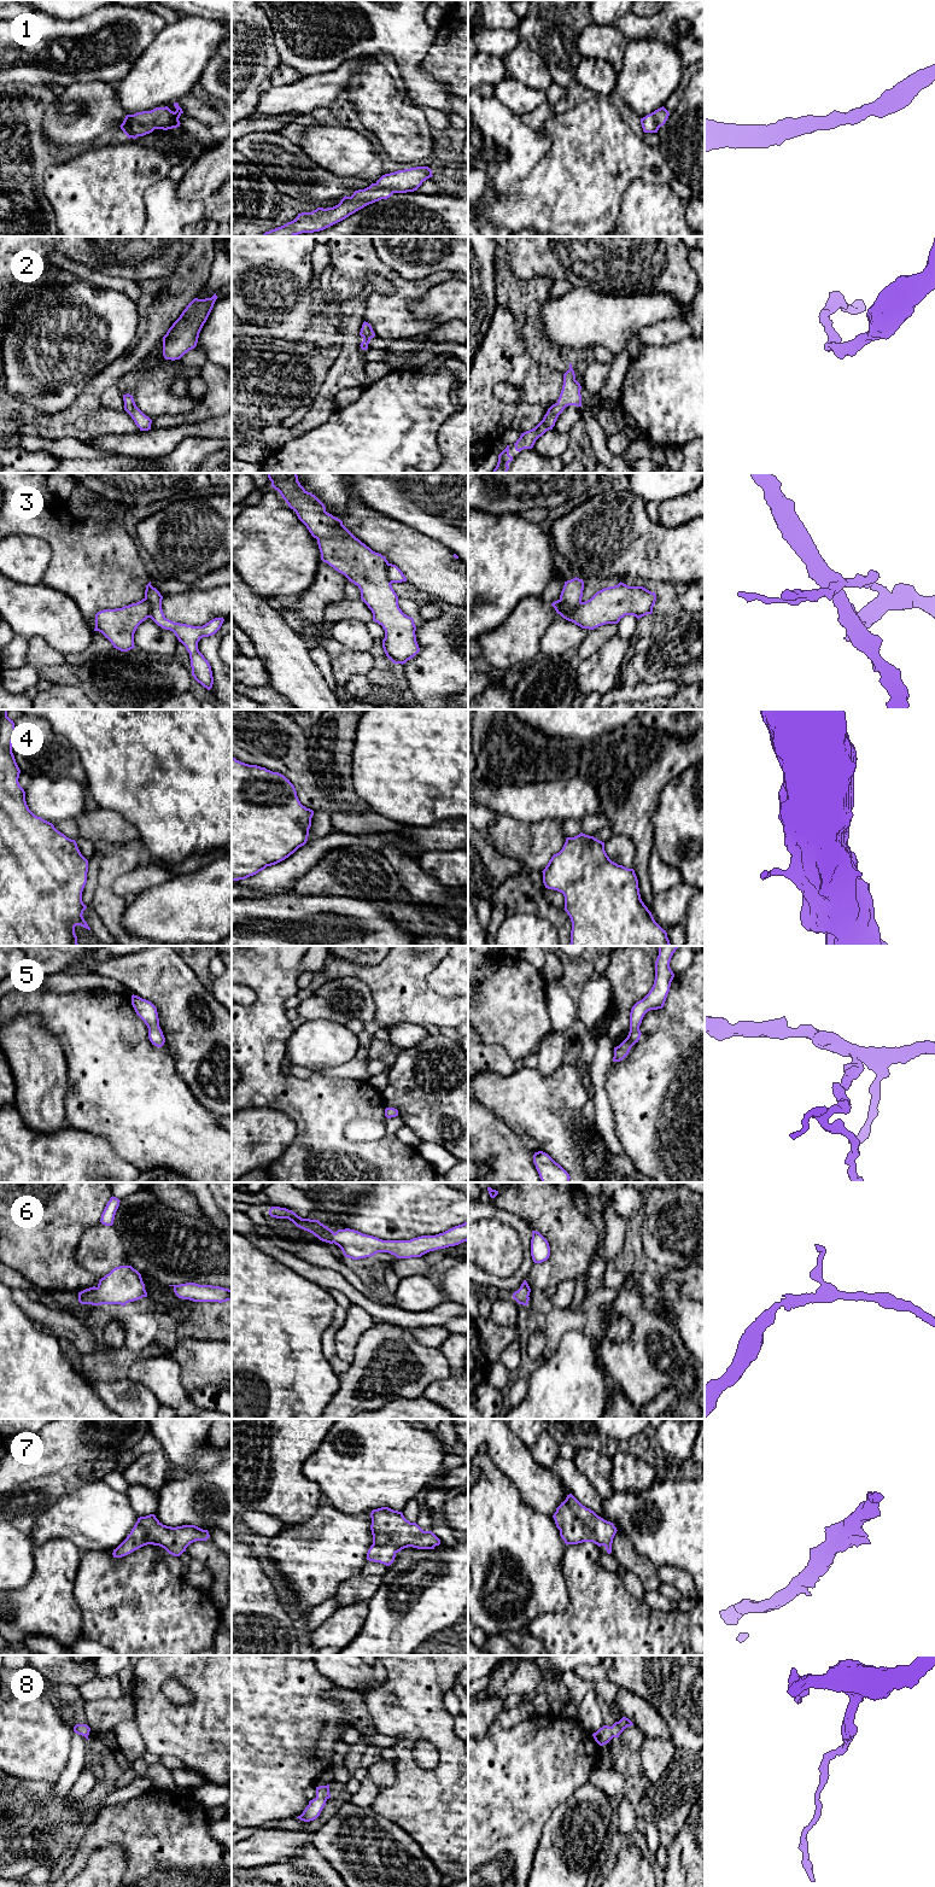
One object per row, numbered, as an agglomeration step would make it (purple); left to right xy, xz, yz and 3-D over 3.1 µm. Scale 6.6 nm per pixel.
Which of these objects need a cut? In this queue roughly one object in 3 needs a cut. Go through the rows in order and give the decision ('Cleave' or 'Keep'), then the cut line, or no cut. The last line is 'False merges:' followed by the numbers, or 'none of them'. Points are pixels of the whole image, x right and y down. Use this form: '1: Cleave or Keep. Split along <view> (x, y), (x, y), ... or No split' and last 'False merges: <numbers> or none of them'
1: Keep. No split
2: Keep. No split
3: Cleave. Split along yz (582, 602), (568, 613), (568, 620)
4: Keep. No split
5: Keep. No split
6: Keep. No split
7: Keep. No split
8: Keep. No split
False merges: 3

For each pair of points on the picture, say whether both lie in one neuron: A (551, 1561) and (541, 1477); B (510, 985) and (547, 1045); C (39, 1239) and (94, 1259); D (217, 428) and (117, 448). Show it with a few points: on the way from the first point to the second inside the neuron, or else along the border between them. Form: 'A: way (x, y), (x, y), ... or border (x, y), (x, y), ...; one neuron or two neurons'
A: border (521, 1499), (532, 1508), (551, 1517); two neurons
B: border (551, 1030), (537, 1046); two neurons
C: border (88, 1227), (80, 1239), (76, 1261), (93, 1275); two neurons
D: way (192, 430), (182, 431), (161, 443), (142, 444); one neuron

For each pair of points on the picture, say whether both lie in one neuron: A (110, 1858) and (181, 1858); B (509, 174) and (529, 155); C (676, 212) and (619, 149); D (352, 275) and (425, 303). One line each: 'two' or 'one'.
A: two
B: one
C: two
D: two

